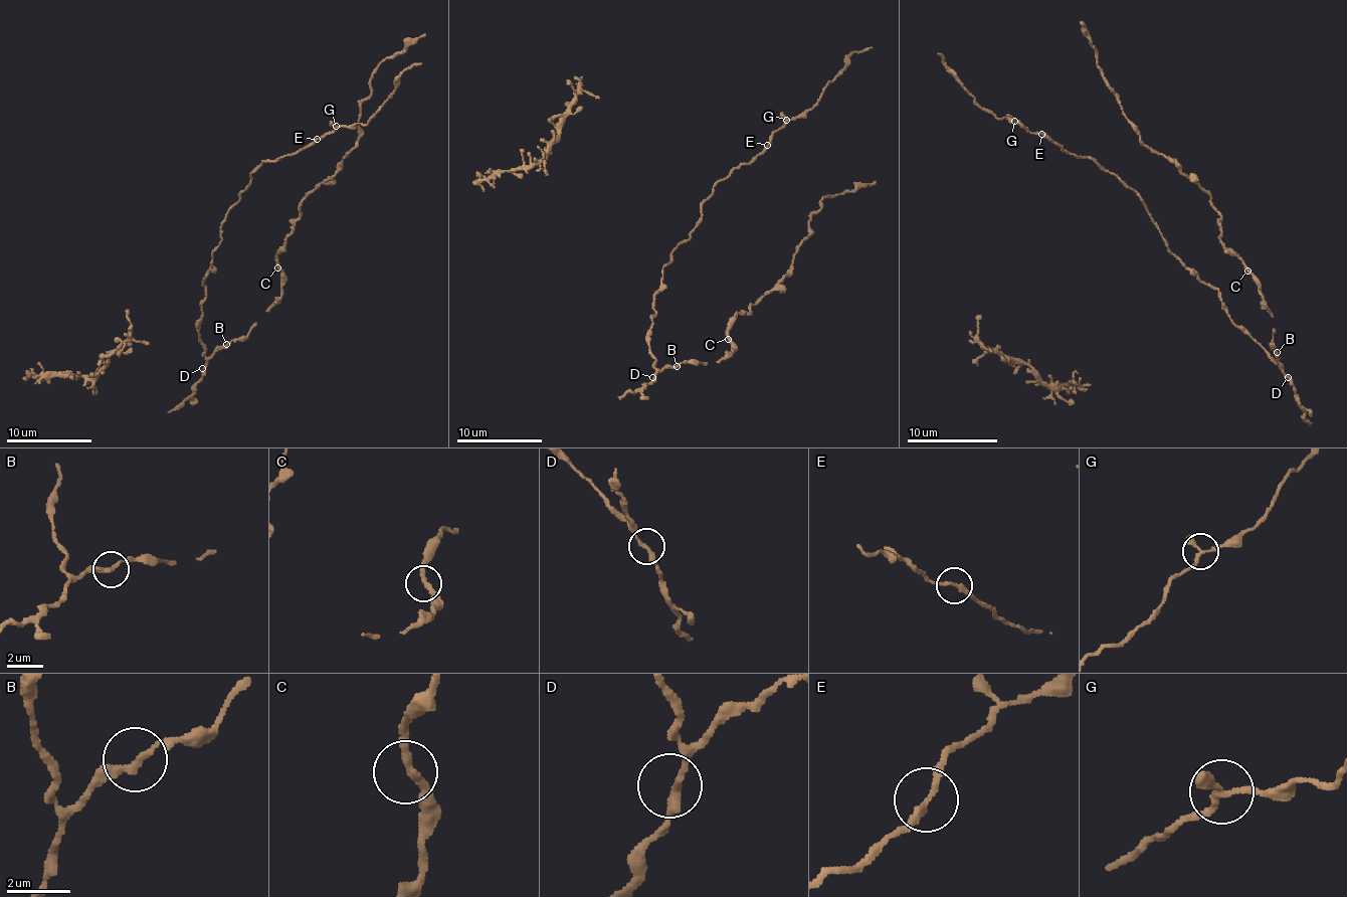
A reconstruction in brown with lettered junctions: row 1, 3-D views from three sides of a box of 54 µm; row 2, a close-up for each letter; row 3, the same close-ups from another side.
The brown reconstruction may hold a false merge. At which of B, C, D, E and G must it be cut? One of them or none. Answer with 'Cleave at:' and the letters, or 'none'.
Cleave at: none

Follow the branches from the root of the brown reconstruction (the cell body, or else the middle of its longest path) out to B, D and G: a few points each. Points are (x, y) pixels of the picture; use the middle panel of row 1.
B: (650, 349), (657, 368), (677, 366)
D: (650, 349), (657, 370), (652, 377)
G: (650, 349), (654, 292), (671, 251), (689, 238), (715, 185), (749, 164), (787, 119)

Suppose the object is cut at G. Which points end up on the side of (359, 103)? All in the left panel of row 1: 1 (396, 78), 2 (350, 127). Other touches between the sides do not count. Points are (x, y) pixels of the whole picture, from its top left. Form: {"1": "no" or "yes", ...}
{"1": "no", "2": "no"}

